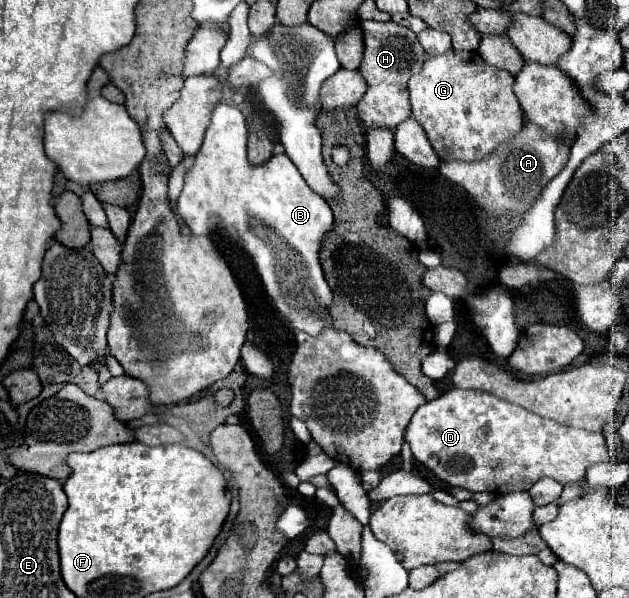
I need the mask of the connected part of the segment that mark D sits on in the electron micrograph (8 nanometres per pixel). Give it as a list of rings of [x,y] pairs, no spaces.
[[[451,388],[441,398],[423,404],[411,418],[405,430],[405,442],[411,446],[413,458],[427,466],[439,480],[465,488],[469,492],[505,494],[529,490],[541,478],[553,478],[559,484],[583,484],[585,470],[597,462],[609,462],[611,454],[603,434],[593,434],[573,426],[545,420],[523,406],[501,400],[489,392]]]

